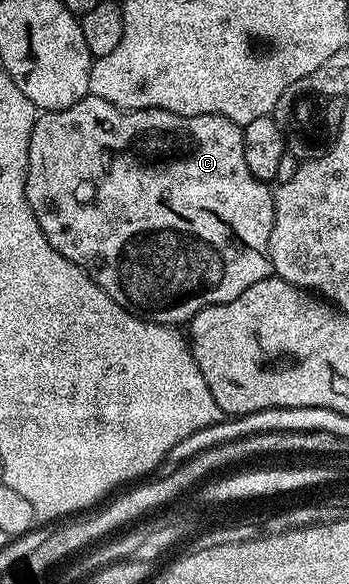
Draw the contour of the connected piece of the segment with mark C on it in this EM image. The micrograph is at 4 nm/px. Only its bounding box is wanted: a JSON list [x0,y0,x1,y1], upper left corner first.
[27,94,275,325]

